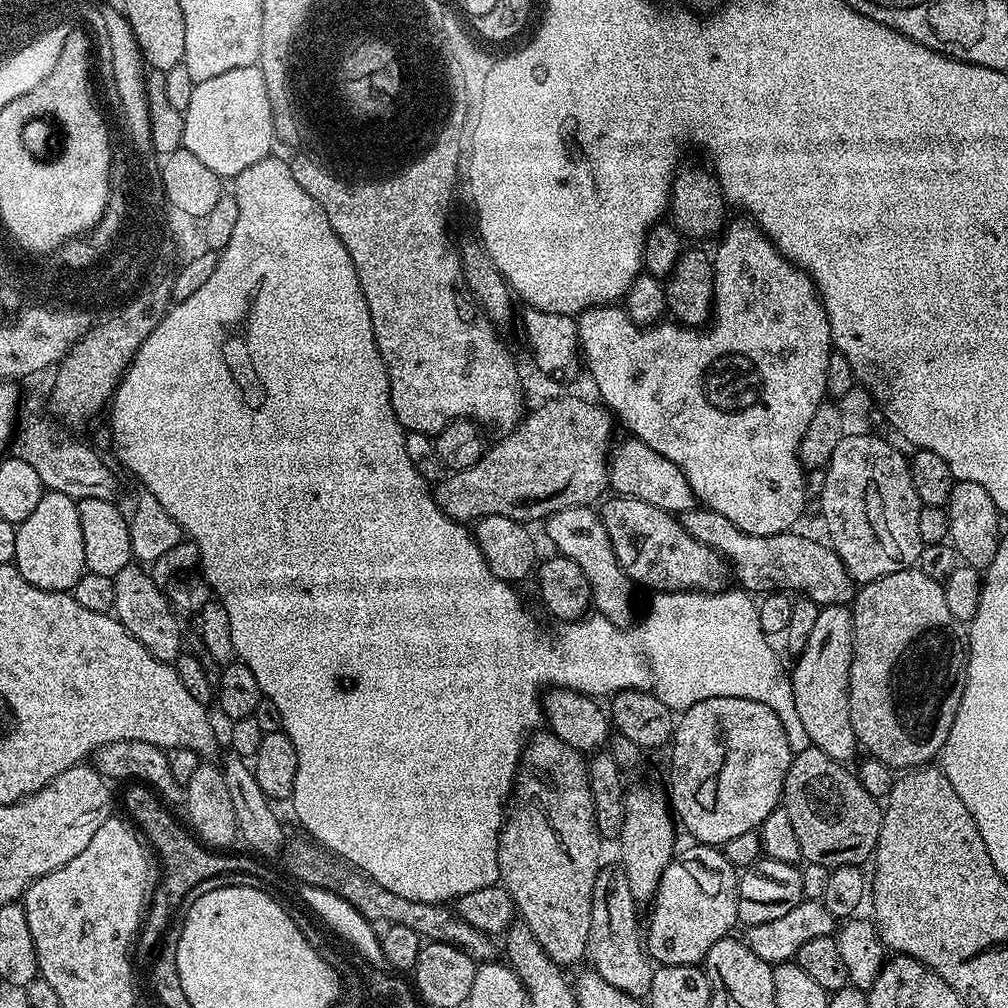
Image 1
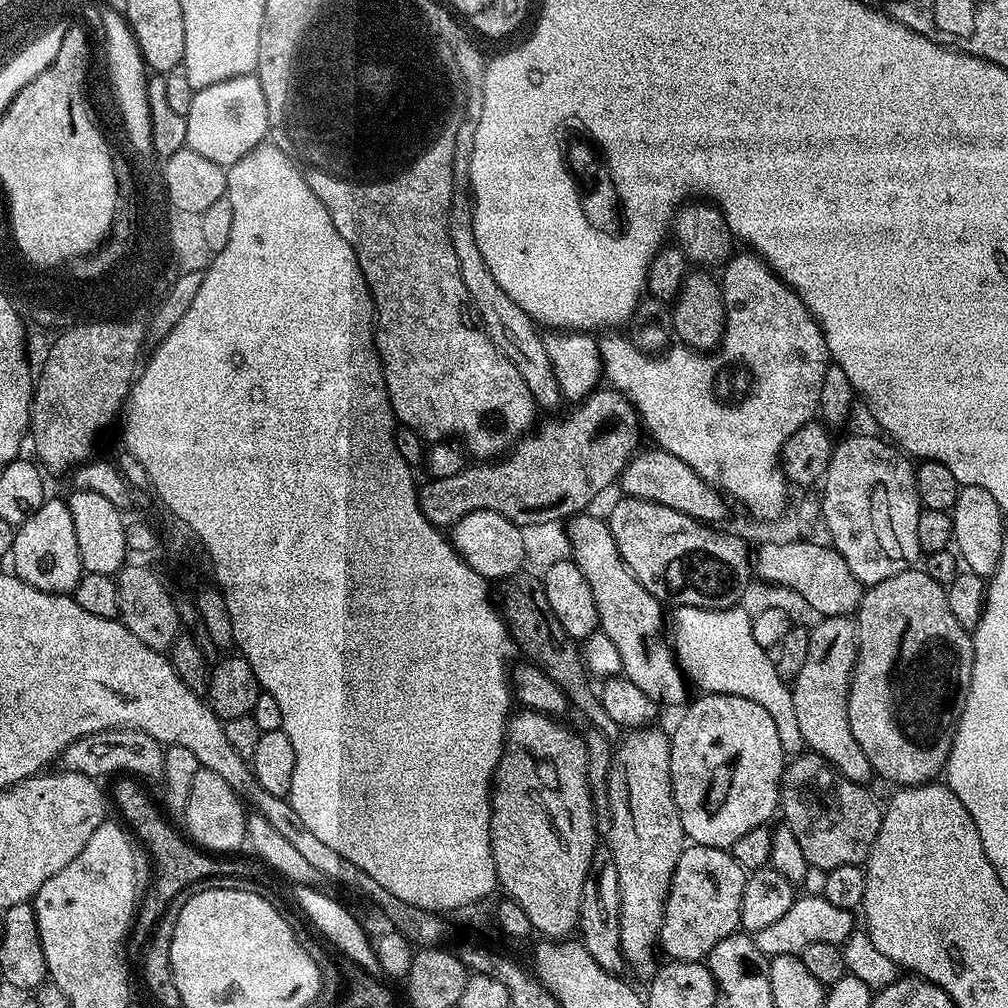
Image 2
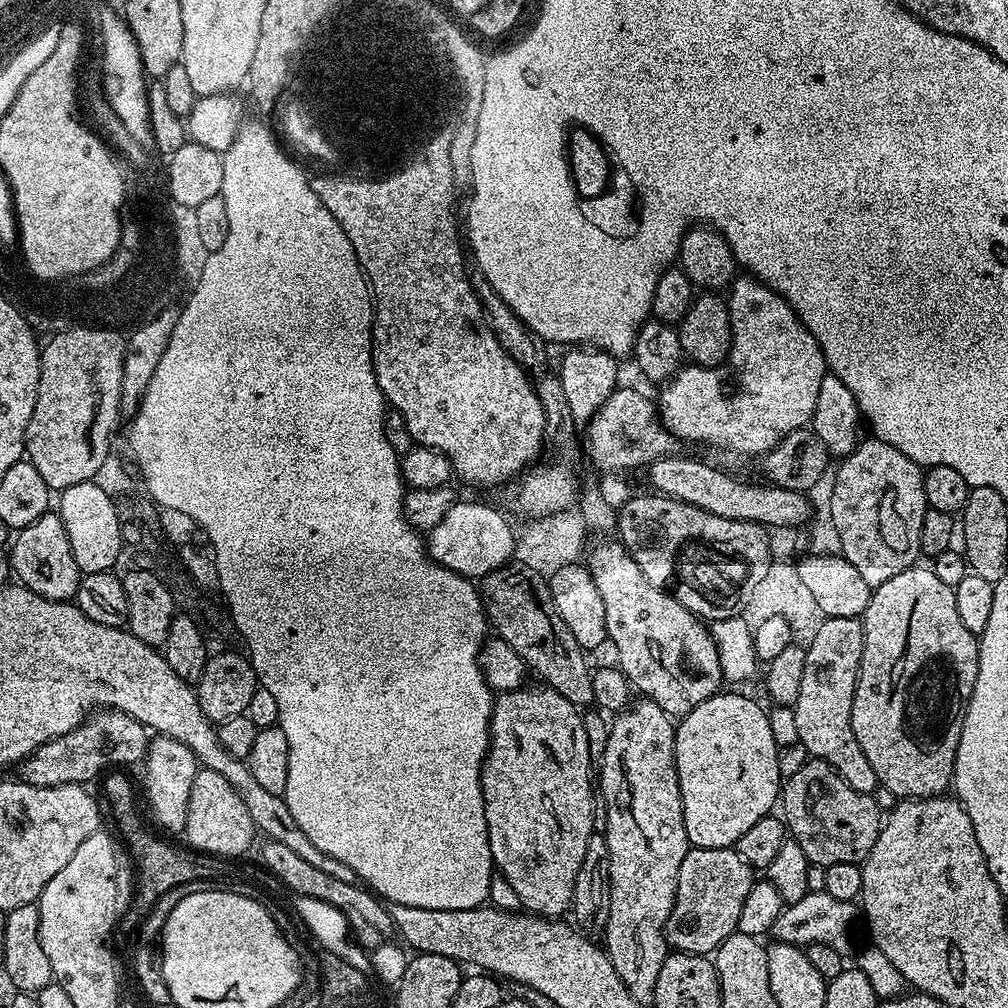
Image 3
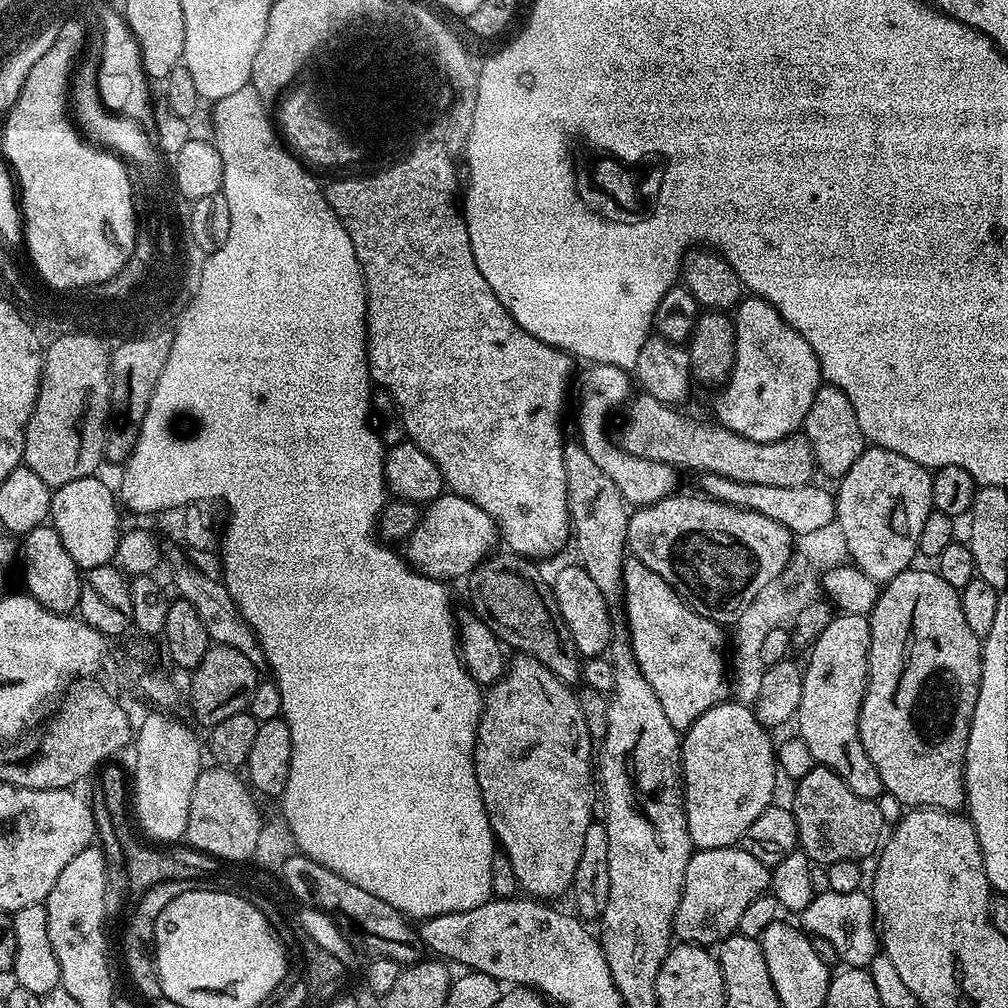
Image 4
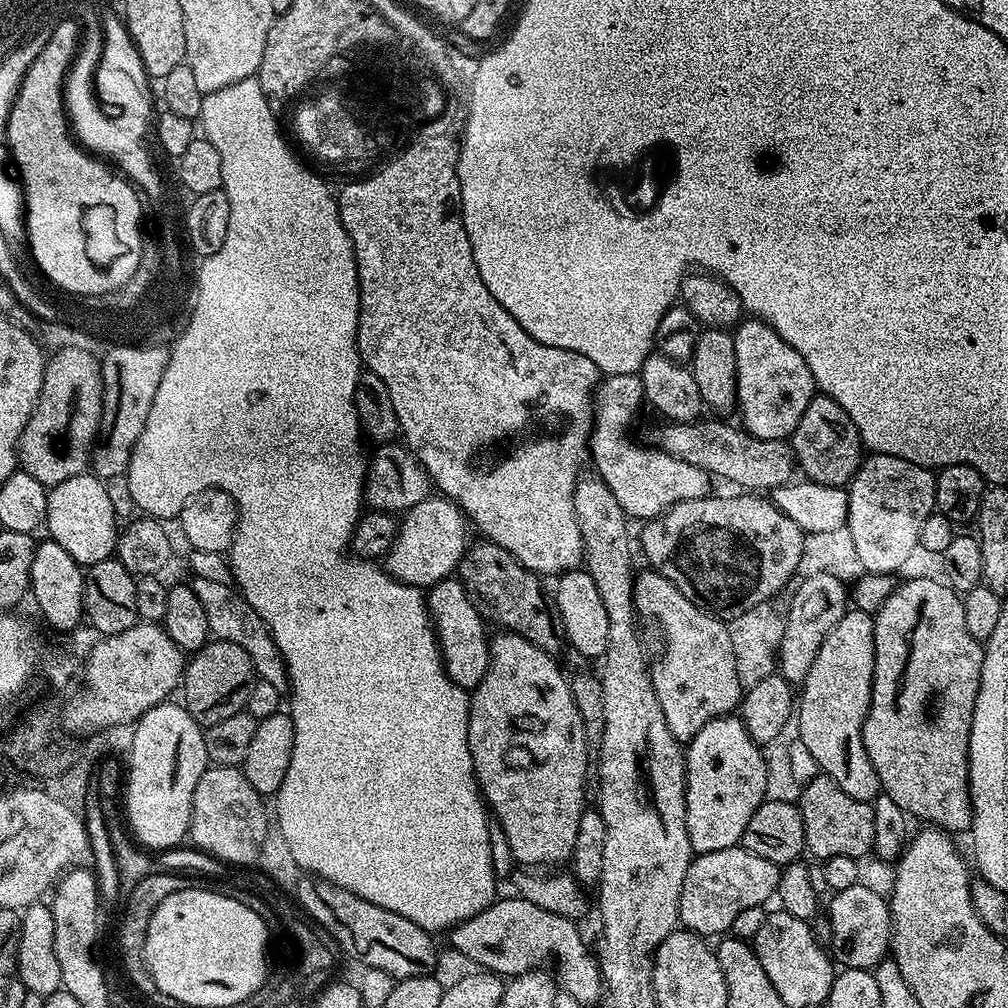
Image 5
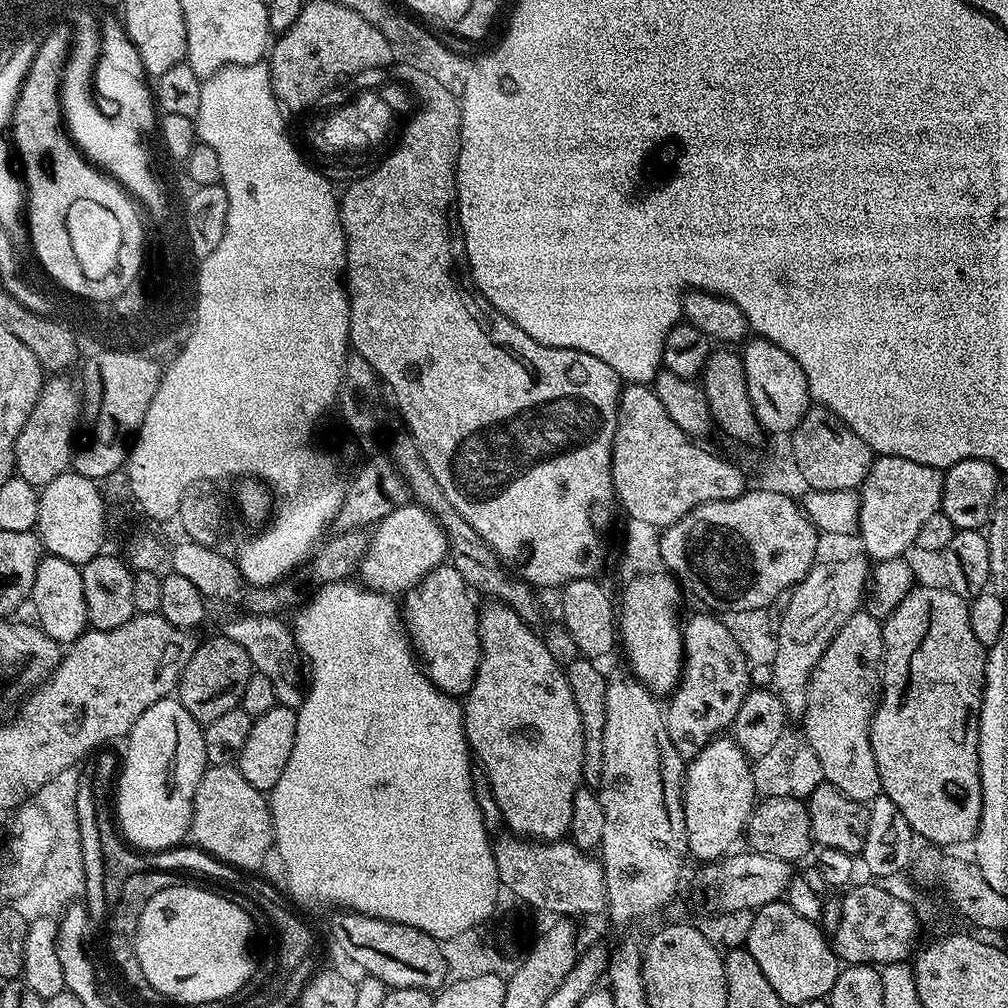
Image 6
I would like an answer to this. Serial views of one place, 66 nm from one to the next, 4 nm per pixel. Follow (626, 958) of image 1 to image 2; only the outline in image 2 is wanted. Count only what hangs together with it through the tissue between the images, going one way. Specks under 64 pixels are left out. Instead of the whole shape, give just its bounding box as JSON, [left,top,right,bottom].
[578,846,625,974]

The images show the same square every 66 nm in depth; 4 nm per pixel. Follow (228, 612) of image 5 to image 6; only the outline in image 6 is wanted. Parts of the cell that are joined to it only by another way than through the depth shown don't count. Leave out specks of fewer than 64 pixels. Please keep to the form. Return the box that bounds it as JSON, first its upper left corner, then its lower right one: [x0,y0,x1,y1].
[222,614,306,708]

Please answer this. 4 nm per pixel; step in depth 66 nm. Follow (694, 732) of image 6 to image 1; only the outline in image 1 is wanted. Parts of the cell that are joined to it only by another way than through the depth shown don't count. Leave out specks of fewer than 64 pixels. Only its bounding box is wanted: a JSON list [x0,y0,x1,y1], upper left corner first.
[543,506,634,625]

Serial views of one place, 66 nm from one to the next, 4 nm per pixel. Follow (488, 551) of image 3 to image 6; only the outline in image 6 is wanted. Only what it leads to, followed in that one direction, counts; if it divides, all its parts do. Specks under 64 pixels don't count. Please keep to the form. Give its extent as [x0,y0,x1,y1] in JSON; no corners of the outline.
[358,502,448,594]

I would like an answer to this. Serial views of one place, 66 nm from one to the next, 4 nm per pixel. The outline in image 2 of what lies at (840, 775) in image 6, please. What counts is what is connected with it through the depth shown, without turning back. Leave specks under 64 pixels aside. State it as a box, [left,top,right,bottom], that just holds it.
[790,616,874,785]

